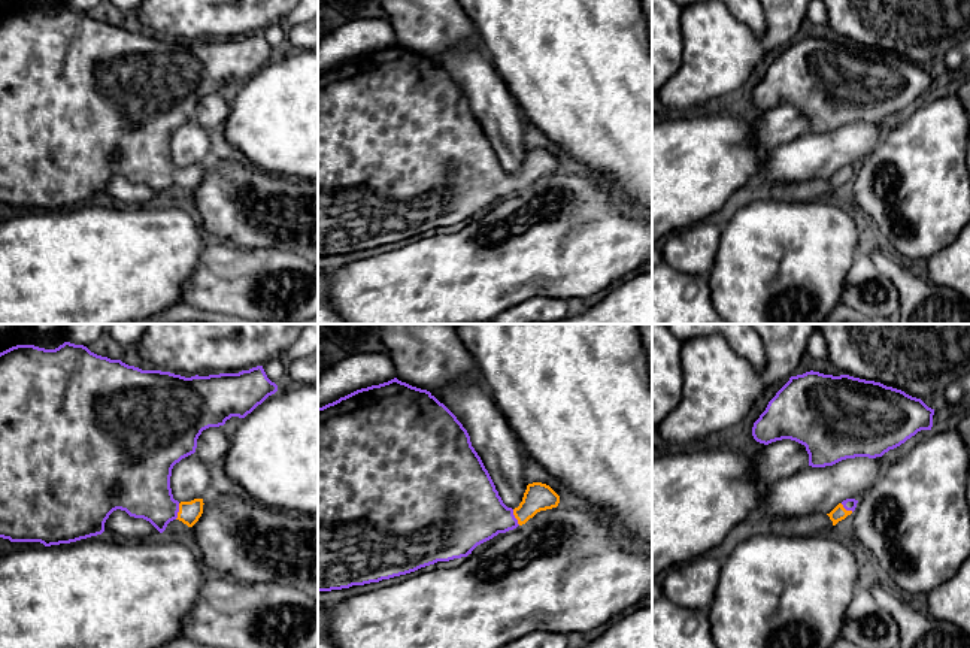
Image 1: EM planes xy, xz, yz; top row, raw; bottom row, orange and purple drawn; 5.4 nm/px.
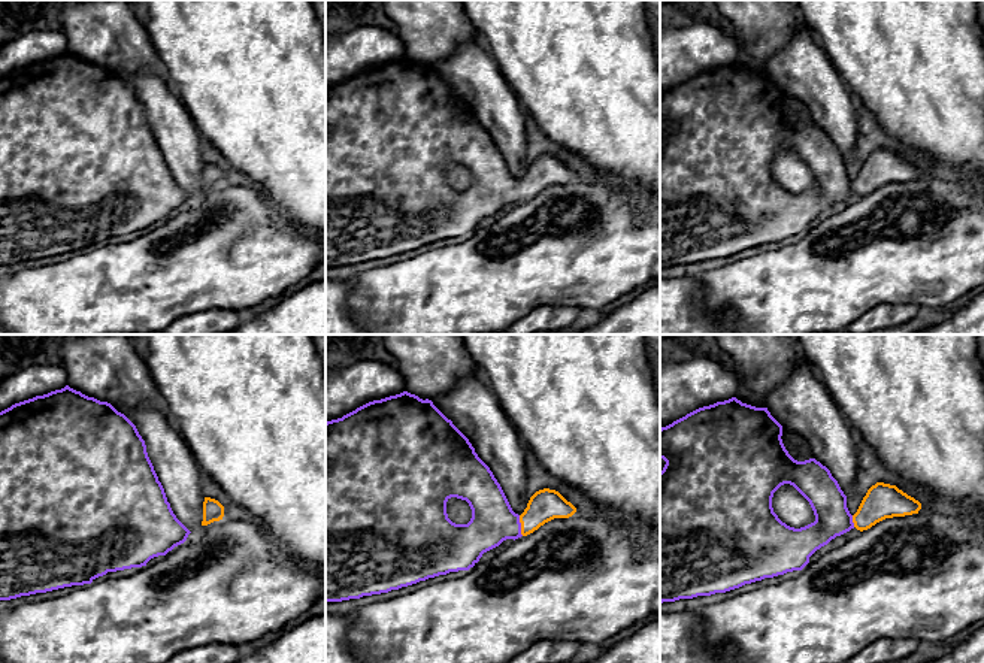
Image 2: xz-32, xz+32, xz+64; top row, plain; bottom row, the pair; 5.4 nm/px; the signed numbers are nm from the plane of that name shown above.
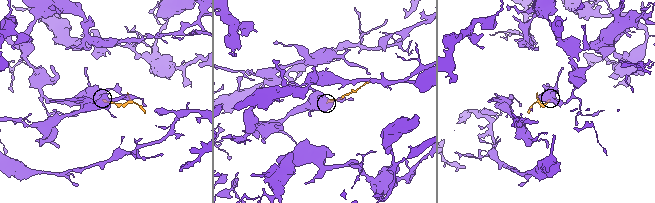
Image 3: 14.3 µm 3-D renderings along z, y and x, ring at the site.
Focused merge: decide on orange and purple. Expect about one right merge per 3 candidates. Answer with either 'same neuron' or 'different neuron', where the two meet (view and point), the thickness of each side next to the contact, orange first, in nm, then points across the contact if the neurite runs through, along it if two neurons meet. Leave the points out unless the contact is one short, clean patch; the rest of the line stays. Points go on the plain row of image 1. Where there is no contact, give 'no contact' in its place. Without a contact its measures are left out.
same neuron; contact xy (179, 176); calibres 120 and 320 nm; way xy (190, 178), (179, 176), (163, 173), (141, 151)

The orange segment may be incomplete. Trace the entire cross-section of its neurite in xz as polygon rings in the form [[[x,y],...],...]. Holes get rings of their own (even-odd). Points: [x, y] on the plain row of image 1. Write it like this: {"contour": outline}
{"contour": [[[397,43],[367,54],[357,55],[339,66],[318,73],[318,257],[331,257],[379,248],[415,237],[437,227],[467,222],[472,216],[497,202],[525,190],[537,178],[557,173],[560,161],[546,149],[527,151],[518,173],[507,173],[470,108],[470,102],[457,82],[430,57],[412,52]]]}

